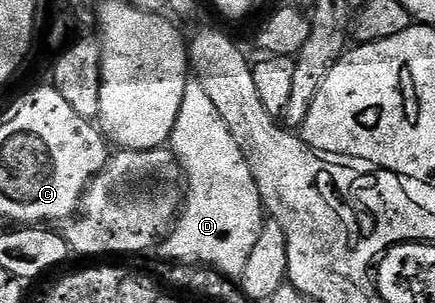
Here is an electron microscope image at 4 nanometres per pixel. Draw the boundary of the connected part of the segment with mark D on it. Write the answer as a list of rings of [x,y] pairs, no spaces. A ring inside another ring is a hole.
[[[190,80],[185,86],[183,104],[179,104],[179,116],[168,145],[181,165],[183,205],[167,237],[160,243],[160,257],[174,264],[200,264],[228,278],[240,279],[243,268],[247,268],[247,256],[251,256],[251,248],[255,248],[255,240],[259,240],[261,231],[263,207],[259,188],[255,184],[255,176],[251,176],[251,168],[247,168],[243,152],[239,152],[239,144],[235,144],[235,136],[231,136],[223,116],[219,116],[203,84],[195,80]]]

